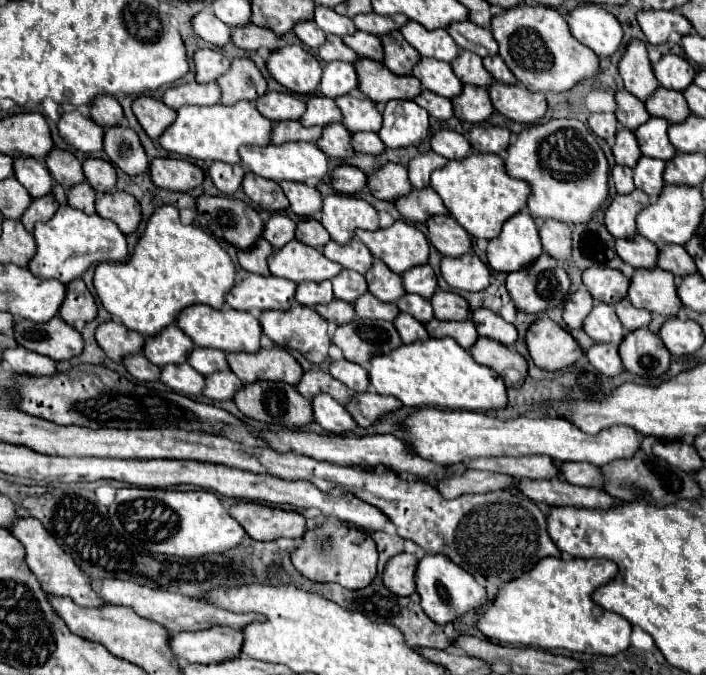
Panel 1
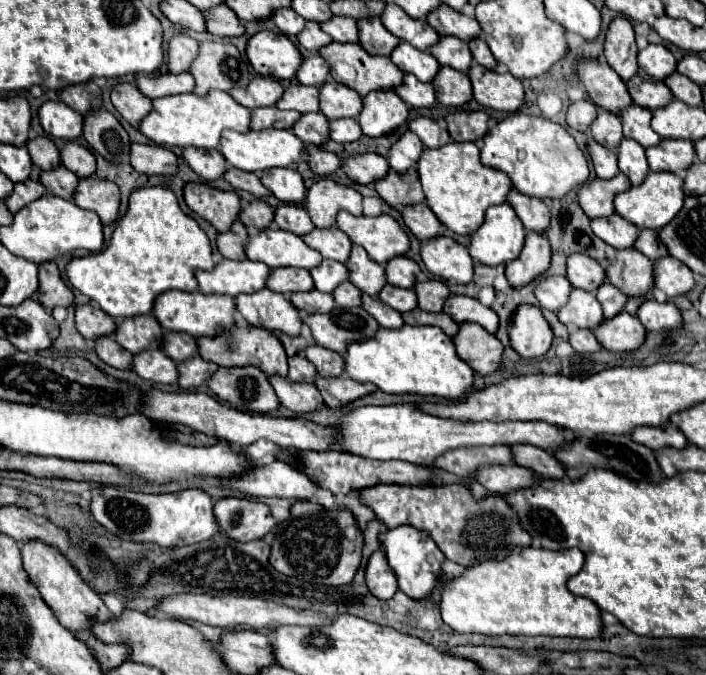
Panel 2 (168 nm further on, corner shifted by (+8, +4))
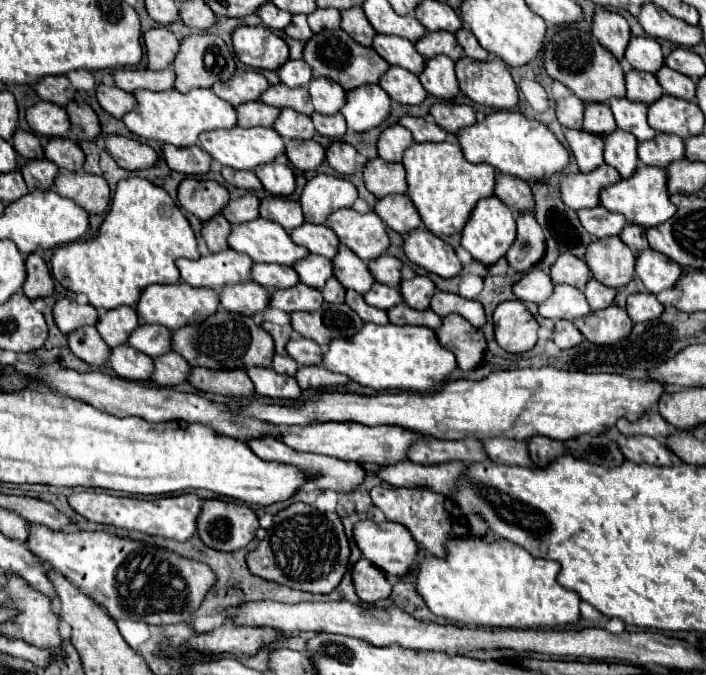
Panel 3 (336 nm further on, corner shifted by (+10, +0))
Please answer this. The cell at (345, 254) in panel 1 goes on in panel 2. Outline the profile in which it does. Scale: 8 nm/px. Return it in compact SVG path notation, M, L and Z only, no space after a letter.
M337 226L331 228L313 228L309 234L303 236L303 242L317 250L323 258L337 260L337 262L347 262L349 252L351 252L351 240L347 234L343 234Z

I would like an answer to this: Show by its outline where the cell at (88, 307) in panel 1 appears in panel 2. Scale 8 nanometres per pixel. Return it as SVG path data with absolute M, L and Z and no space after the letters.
M55 262L39 264L39 288L35 292L35 298L49 310L55 306L67 308L73 304L73 292L61 280L61 274L59 274Z

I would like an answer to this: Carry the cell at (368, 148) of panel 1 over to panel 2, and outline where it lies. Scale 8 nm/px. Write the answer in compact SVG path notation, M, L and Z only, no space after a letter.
M339 118L339 120L329 122L329 136L331 136L331 140L345 144L345 142L359 140L363 134L361 134L355 118Z

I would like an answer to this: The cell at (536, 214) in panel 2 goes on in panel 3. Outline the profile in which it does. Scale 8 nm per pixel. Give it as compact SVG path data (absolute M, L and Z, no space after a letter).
M497 174L497 186L495 196L507 204L517 214L523 212L535 212L535 198L531 192L531 186L525 184L521 178L513 178L507 174Z

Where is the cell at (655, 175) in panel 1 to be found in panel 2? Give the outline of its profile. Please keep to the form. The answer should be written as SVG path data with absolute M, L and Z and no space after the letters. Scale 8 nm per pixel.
M623 138L617 148L617 158L619 158L619 170L631 180L631 184L643 182L643 178L649 172L649 164L645 158L645 148L639 142Z

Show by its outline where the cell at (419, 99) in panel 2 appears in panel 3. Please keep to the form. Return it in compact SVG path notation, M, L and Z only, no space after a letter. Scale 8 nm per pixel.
M391 66L379 80L381 88L399 104L421 104L427 98L419 78L405 68Z

